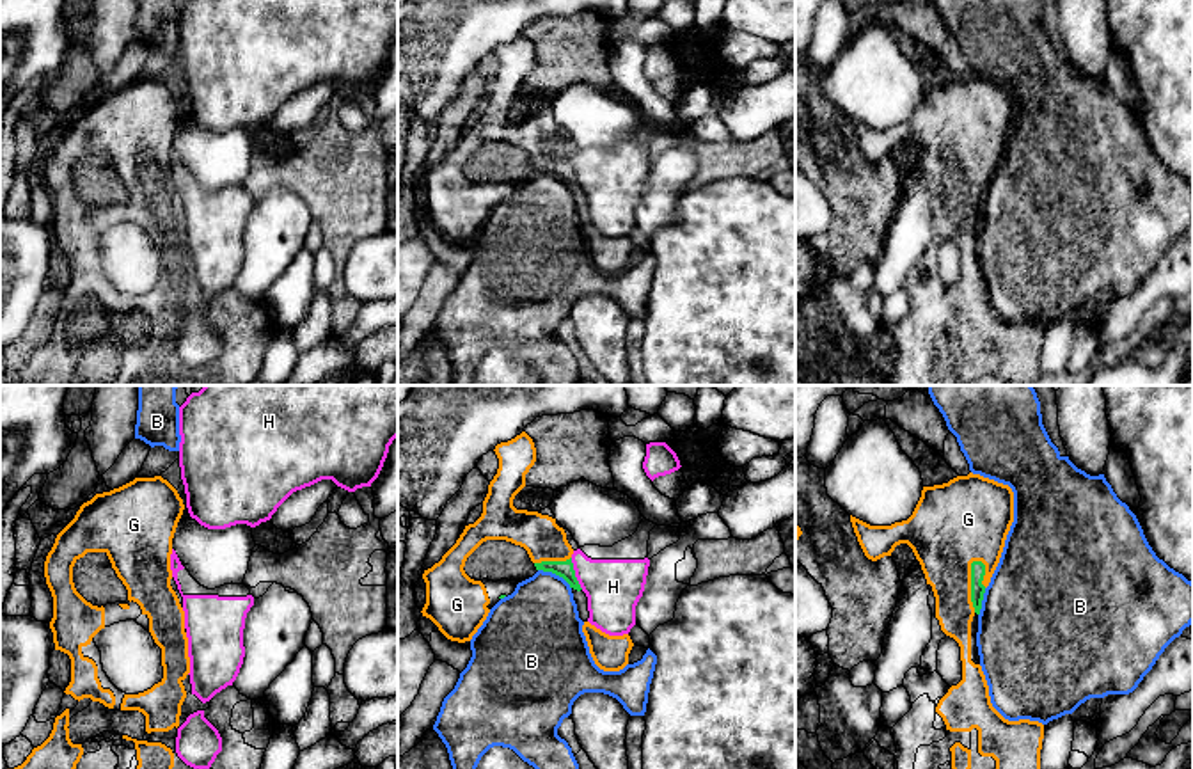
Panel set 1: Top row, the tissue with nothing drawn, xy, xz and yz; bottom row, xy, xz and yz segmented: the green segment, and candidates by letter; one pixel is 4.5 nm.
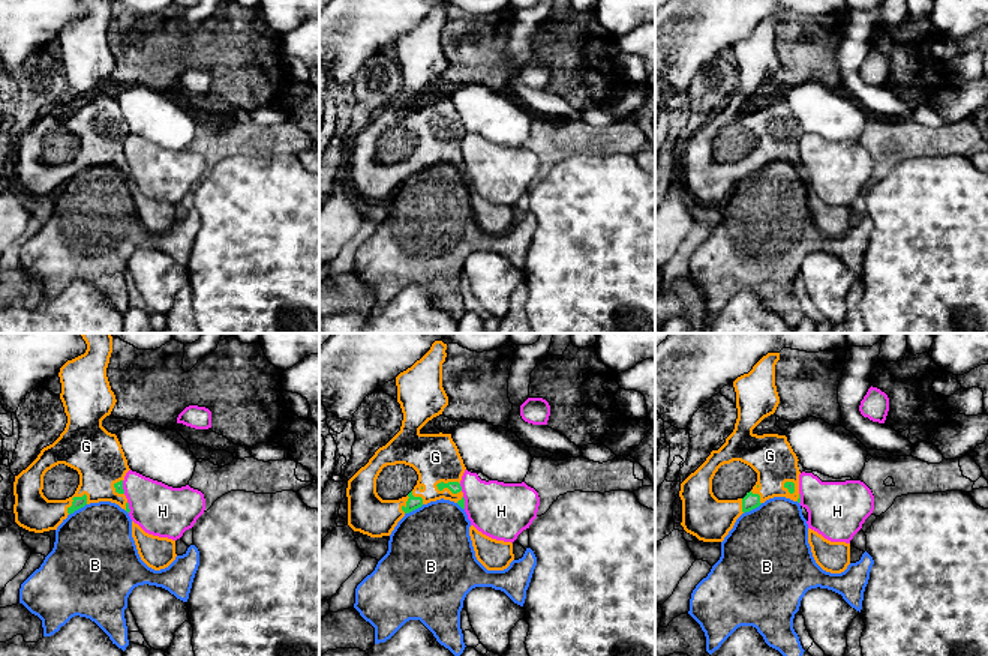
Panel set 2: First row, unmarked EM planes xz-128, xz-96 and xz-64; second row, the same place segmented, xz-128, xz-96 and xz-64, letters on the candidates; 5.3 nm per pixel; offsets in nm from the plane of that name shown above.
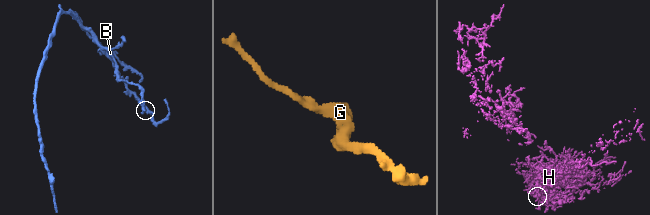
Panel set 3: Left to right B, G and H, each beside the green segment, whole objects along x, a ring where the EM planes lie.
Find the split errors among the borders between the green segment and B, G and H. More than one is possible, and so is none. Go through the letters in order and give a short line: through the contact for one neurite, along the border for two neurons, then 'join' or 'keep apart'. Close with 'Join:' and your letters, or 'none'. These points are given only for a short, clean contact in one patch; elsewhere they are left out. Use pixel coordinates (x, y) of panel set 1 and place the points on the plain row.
B: keep apart
G: join
H: keep apart
Join: G

